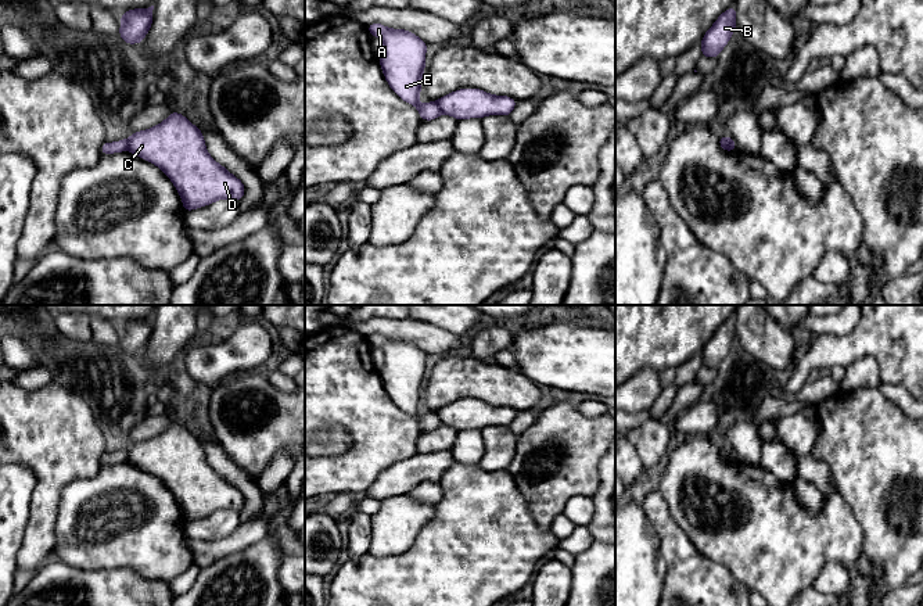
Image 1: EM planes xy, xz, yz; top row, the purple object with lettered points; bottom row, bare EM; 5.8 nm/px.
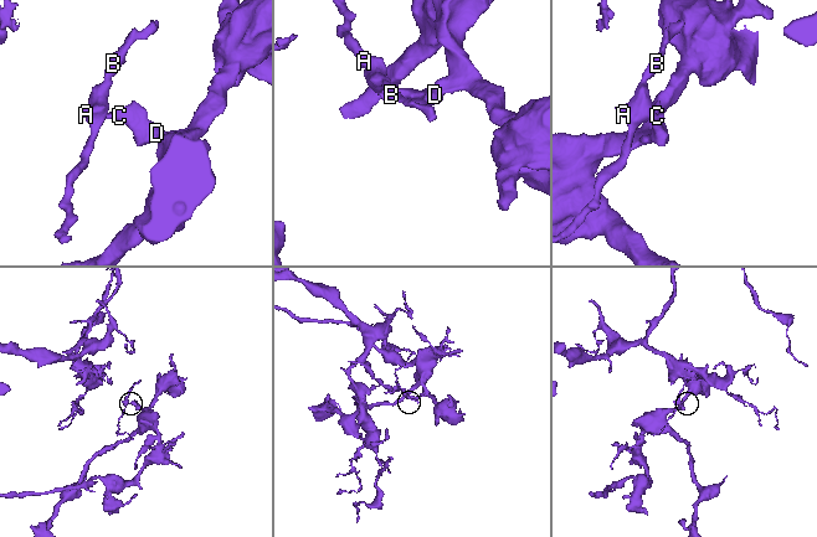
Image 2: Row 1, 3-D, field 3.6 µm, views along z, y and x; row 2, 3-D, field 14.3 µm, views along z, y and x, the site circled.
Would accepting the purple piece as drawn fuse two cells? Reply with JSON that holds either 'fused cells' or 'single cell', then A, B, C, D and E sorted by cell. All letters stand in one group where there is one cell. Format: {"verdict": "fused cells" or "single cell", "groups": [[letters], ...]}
{"verdict": "fused cells", "groups": [["A", "B", "E"], ["C", "D"]]}

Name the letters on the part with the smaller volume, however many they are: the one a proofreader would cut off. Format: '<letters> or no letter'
A, B, E

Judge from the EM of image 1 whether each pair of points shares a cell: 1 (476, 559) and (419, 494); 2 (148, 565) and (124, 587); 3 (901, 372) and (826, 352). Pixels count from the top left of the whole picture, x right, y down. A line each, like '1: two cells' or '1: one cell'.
1: two cells
2: two cells
3: one cell

